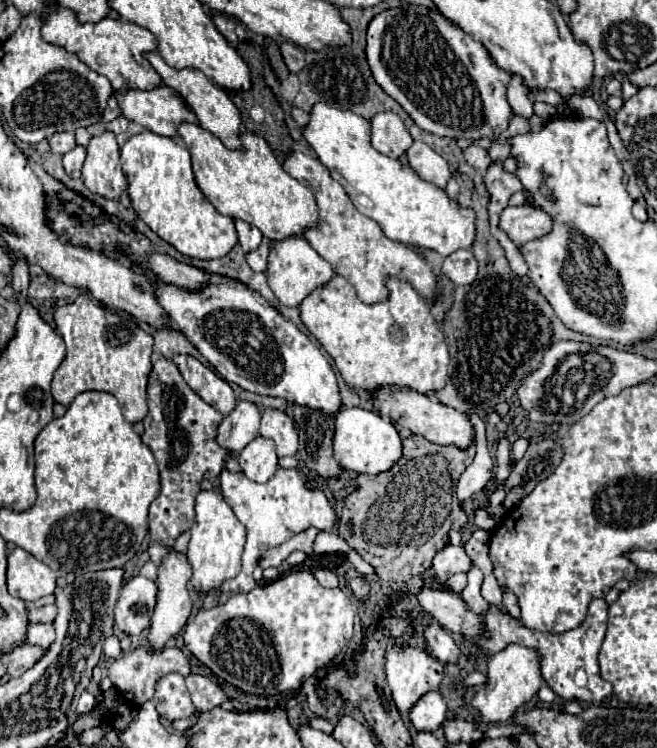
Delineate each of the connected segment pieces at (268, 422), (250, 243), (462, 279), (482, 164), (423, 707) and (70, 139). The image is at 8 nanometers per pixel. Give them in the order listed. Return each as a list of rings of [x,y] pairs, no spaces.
[[[268,408],[262,414],[260,436],[274,440],[278,458],[282,458],[282,456],[294,456],[296,450],[298,450],[298,434],[294,430],[292,420],[282,410]]]
[[[236,220],[236,232],[238,232],[238,242],[240,242],[244,254],[258,250],[258,246],[262,242],[262,234],[258,228],[246,224],[244,220]]]
[[[456,250],[444,260],[442,274],[448,276],[456,286],[472,284],[478,274],[478,262],[470,250]]]
[[[476,144],[468,146],[468,148],[464,150],[464,156],[466,156],[466,162],[468,162],[472,168],[480,170],[480,172],[484,172],[484,170],[492,164],[492,158],[490,158],[488,150],[484,150],[484,148],[476,146]]]
[[[436,690],[422,696],[410,710],[410,722],[420,732],[440,730],[446,718],[448,718],[448,706],[442,700],[440,692],[436,692]]]
[[[58,132],[50,138],[50,148],[56,152],[56,154],[66,154],[70,152],[72,148],[76,148],[76,138],[74,138],[74,132]]]

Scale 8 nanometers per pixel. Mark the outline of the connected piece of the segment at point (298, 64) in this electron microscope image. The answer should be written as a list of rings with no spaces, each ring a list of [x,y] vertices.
[[[282,42],[280,50],[282,50],[282,56],[284,56],[284,62],[286,62],[288,70],[294,72],[294,74],[302,72],[302,68],[306,66],[304,52],[296,44],[292,44],[292,42]]]

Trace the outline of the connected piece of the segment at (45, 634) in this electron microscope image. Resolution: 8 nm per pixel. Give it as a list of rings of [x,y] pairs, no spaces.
[[[30,624],[28,626],[28,644],[48,648],[54,642],[54,624]]]

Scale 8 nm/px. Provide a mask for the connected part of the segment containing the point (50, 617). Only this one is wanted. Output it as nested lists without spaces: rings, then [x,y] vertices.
[[[42,606],[42,608],[30,608],[30,622],[54,622],[56,618],[56,606]]]

